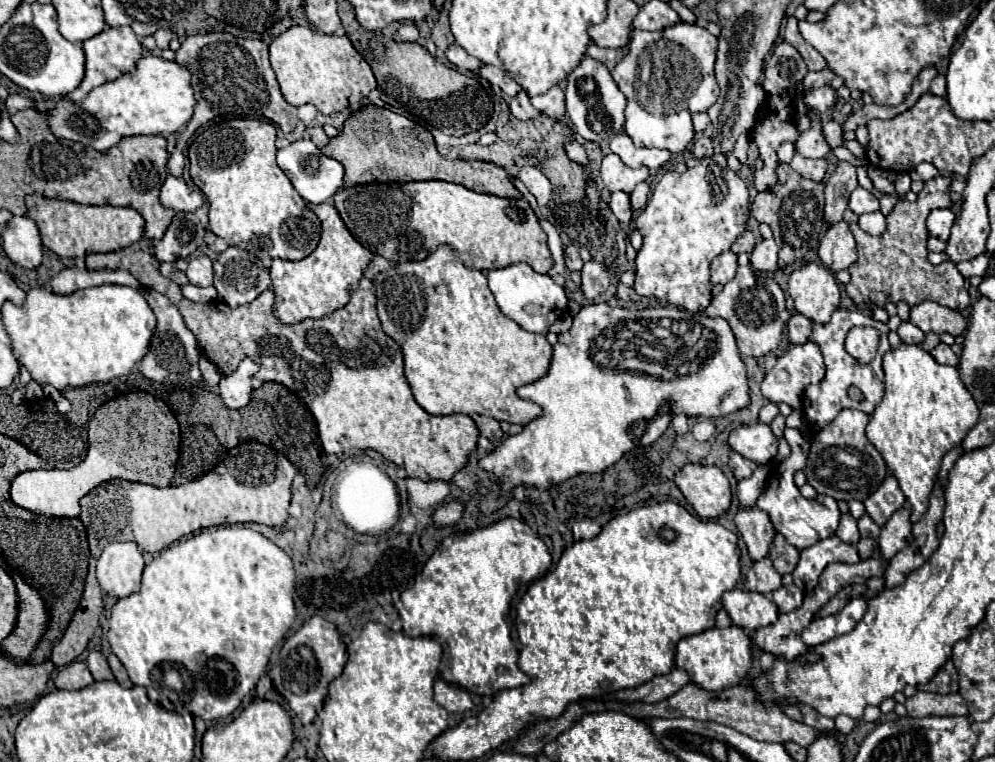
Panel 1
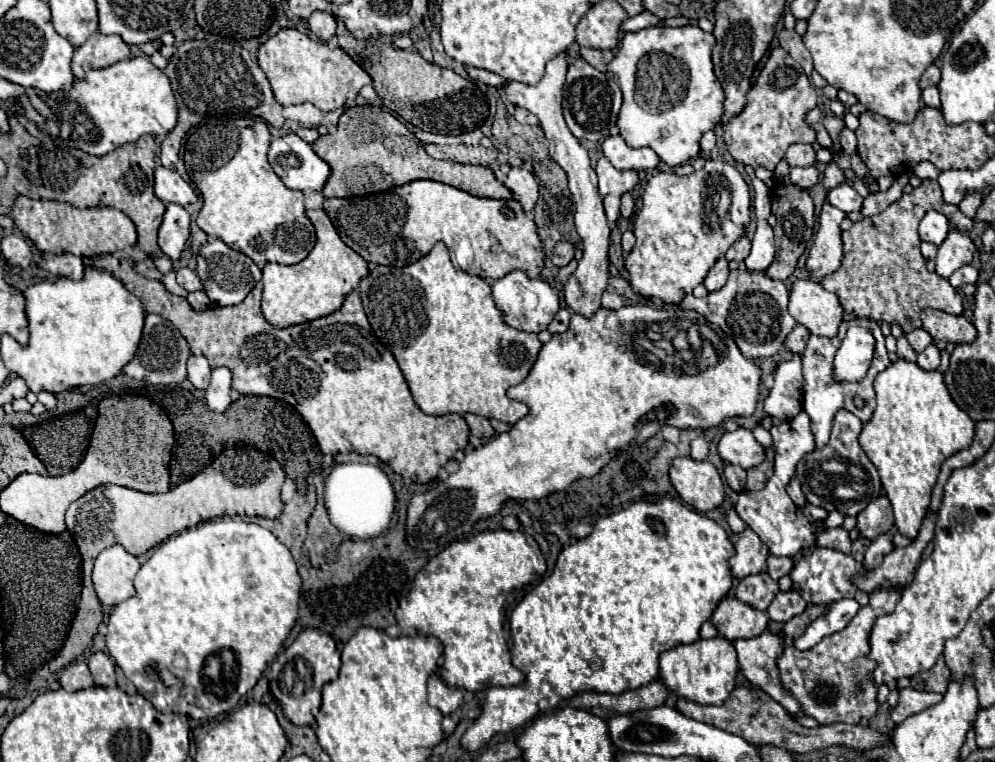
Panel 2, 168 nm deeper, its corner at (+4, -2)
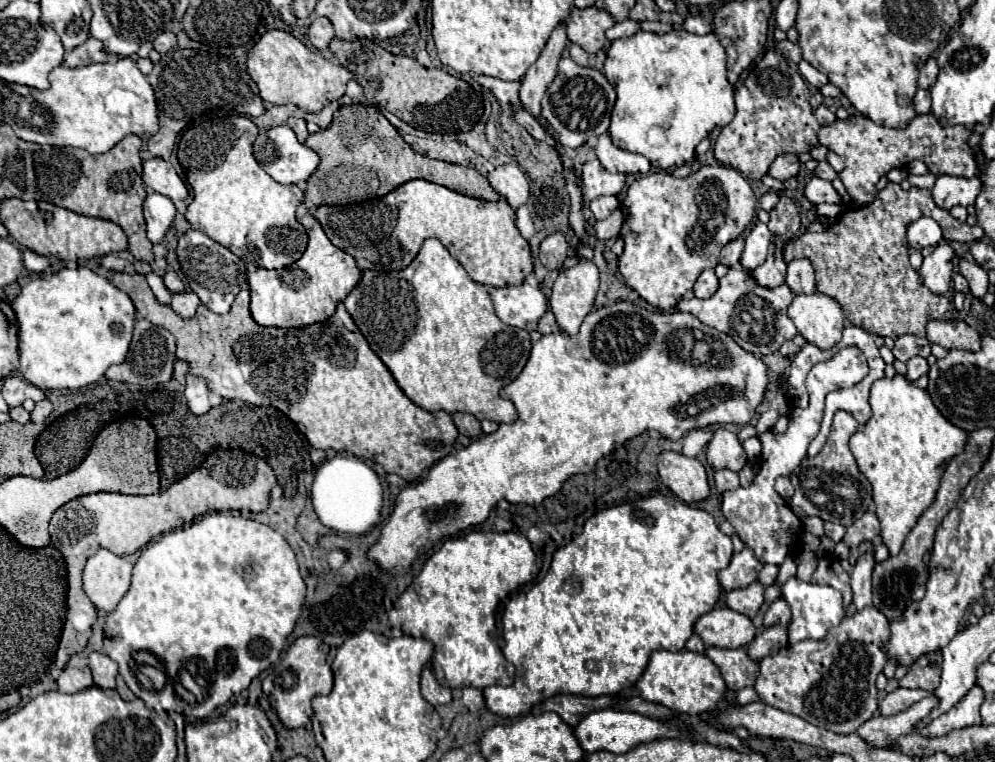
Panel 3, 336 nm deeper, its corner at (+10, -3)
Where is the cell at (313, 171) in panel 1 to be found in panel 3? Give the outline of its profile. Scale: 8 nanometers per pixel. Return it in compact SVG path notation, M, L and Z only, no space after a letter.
M287 125L261 131L257 141L253 143L253 151L255 151L255 159L263 167L263 171L267 175L271 175L281 185L299 185L299 187L303 187L319 165L317 153L311 151L307 145L299 143L293 129L287 127Z

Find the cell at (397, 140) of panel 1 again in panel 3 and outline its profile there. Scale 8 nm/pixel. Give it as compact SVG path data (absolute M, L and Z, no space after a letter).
M345 105L345 107L339 107L333 113L331 125L325 131L309 135L305 145L309 149L313 149L321 159L317 171L307 181L307 191L305 191L303 201L309 209L319 207L319 205L347 205L347 203L359 203L359 201L365 201L365 199L373 199L373 197L383 197L383 195L391 193L393 189L397 189L399 185L403 185L411 179L425 179L425 181L443 185L451 191L463 193L467 197L475 197L475 199L483 199L483 201L499 201L499 193L495 193L495 189L491 189L489 181L477 169L461 167L461 165L447 163L447 161L429 159L427 155L415 153L409 147L409 143L403 141L403 137L397 133L397 129L385 119L385 115L373 105Z

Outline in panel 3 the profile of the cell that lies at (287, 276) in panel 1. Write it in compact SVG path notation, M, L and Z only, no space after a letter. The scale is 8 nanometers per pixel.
M311 213L303 215L299 223L309 235L309 245L301 259L275 271L257 269L247 279L251 289L251 315L263 327L305 327L321 323L335 313L339 301L343 301L361 279L355 259L327 239L319 221Z

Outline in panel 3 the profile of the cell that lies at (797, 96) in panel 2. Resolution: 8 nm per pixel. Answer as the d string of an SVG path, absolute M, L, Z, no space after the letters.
M767 51L751 69L741 87L735 89L735 117L721 129L715 141L715 157L749 179L767 175L773 159L781 153L807 153L817 145L821 125L809 107L809 89L799 71L777 51Z

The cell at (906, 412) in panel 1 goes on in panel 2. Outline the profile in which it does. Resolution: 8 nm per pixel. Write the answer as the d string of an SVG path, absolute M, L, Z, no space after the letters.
M897 360L877 374L873 386L877 392L877 408L859 434L859 446L879 470L885 496L895 514L895 528L913 540L927 514L941 464L953 452L969 448L975 424L951 400L939 372L927 372L917 364Z

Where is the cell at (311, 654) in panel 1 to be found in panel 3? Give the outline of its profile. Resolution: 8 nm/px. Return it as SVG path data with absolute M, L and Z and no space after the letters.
M299 637L281 657L281 661L273 667L271 673L263 679L263 691L269 697L271 707L277 711L281 723L289 729L307 727L313 715L311 701L315 695L327 695L333 687L333 671L331 671L331 655L329 647L319 637Z

